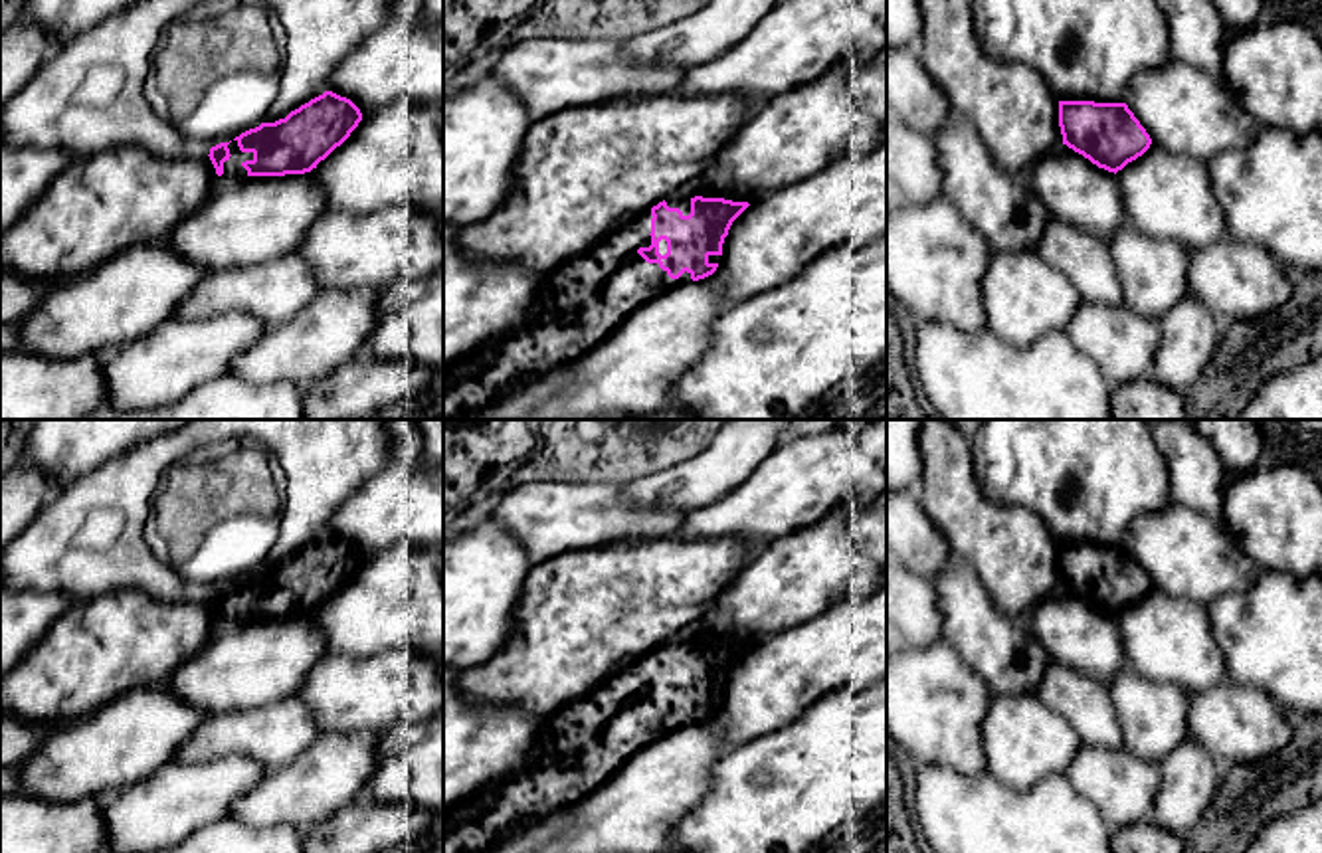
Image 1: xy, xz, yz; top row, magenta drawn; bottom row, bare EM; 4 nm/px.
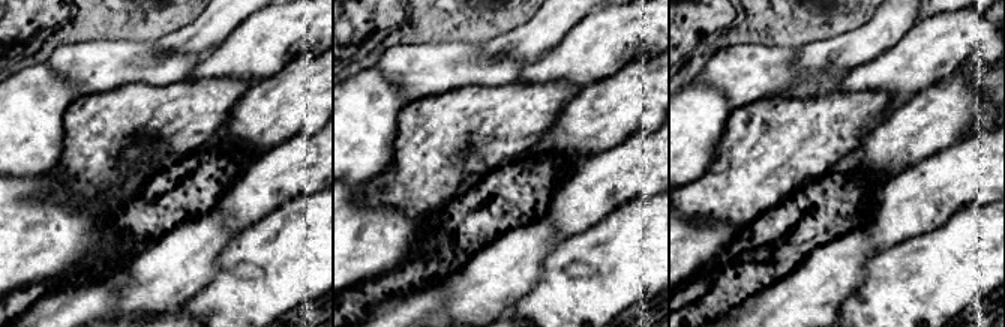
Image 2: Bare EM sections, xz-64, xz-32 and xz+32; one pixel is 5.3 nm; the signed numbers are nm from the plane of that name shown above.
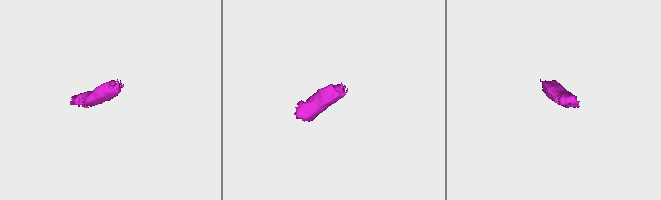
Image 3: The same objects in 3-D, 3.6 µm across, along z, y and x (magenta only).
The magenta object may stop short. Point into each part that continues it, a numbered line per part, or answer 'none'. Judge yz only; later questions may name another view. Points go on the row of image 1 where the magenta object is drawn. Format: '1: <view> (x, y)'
none

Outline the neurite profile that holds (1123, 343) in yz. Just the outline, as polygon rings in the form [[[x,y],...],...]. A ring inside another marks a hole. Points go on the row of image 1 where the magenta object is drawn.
[[[1051,218],[1037,253],[1077,287],[1083,301],[1065,332],[1102,370],[1106,382],[1116,388],[1154,378],[1160,323],[1124,305],[1108,245]]]

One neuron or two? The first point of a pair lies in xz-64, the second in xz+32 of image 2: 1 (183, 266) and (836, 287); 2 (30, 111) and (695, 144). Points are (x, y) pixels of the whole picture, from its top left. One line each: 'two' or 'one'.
1: one
2: one

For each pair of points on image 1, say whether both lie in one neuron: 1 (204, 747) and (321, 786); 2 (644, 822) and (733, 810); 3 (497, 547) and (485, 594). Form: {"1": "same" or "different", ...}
{"1": "same", "2": "different", "3": "same"}

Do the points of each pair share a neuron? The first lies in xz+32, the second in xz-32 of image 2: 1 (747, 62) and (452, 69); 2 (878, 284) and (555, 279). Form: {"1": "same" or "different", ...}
{"1": "same", "2": "same"}

